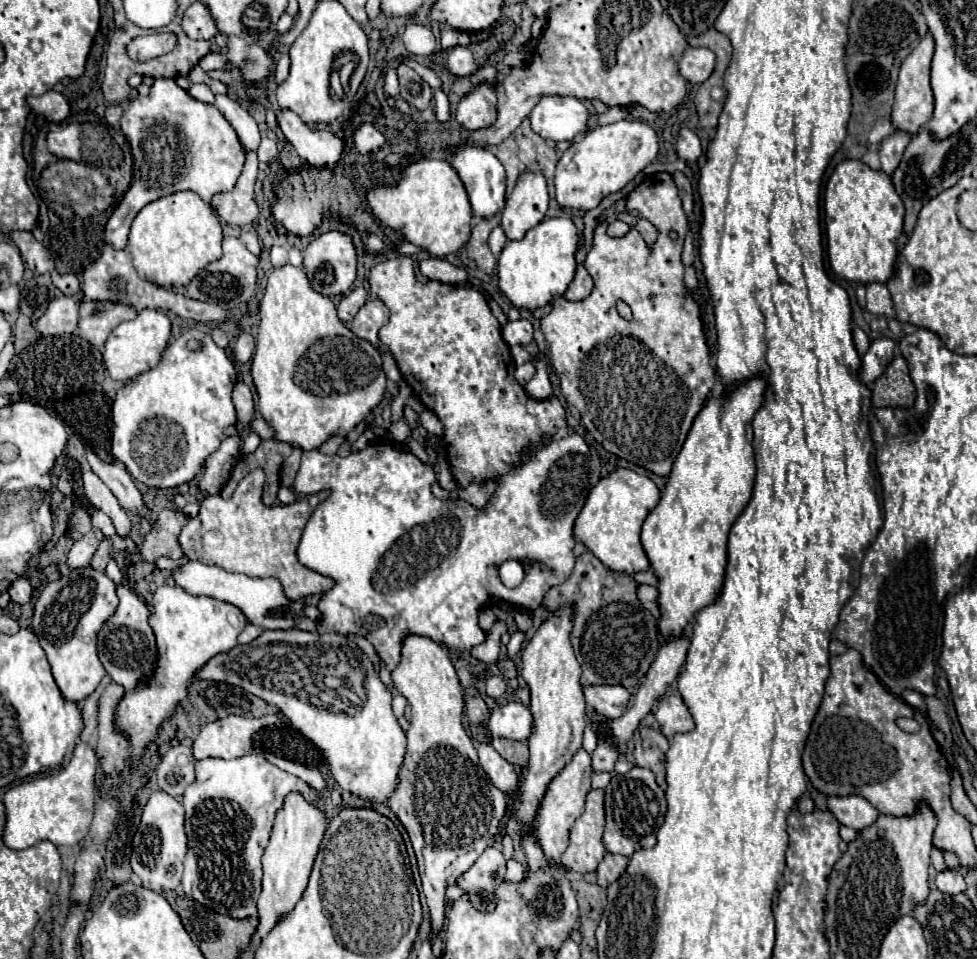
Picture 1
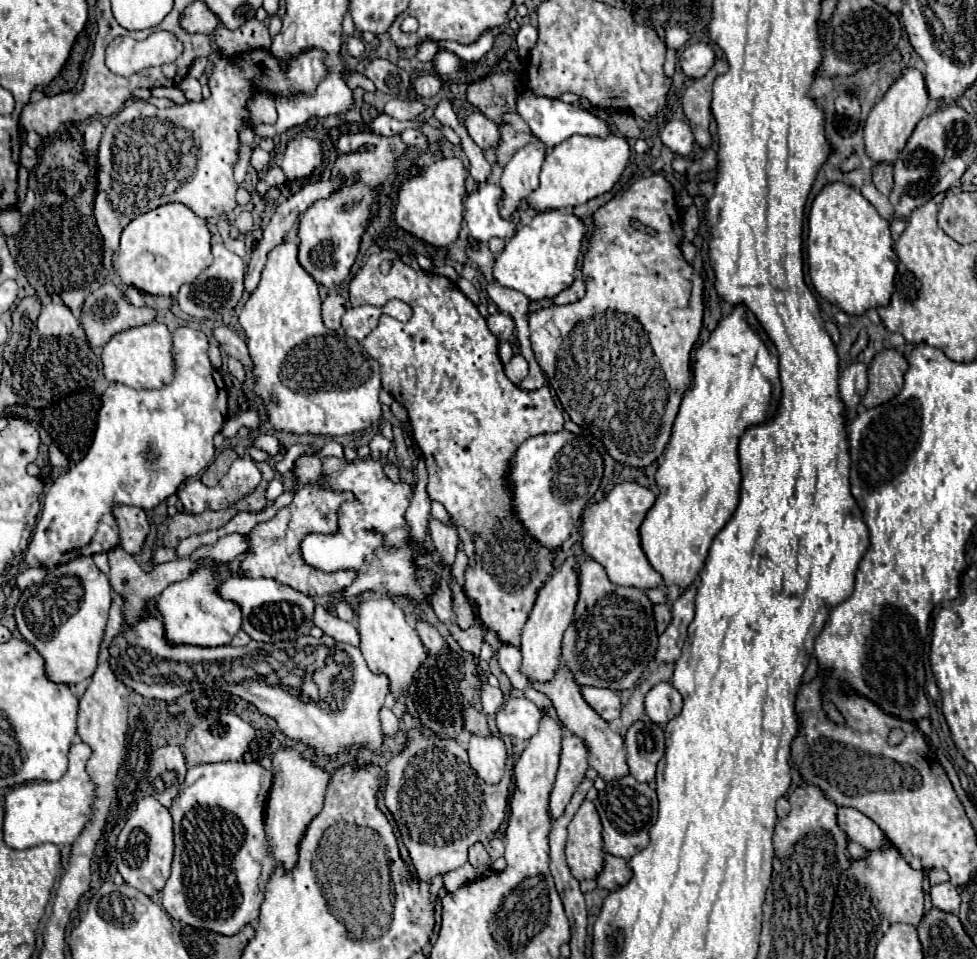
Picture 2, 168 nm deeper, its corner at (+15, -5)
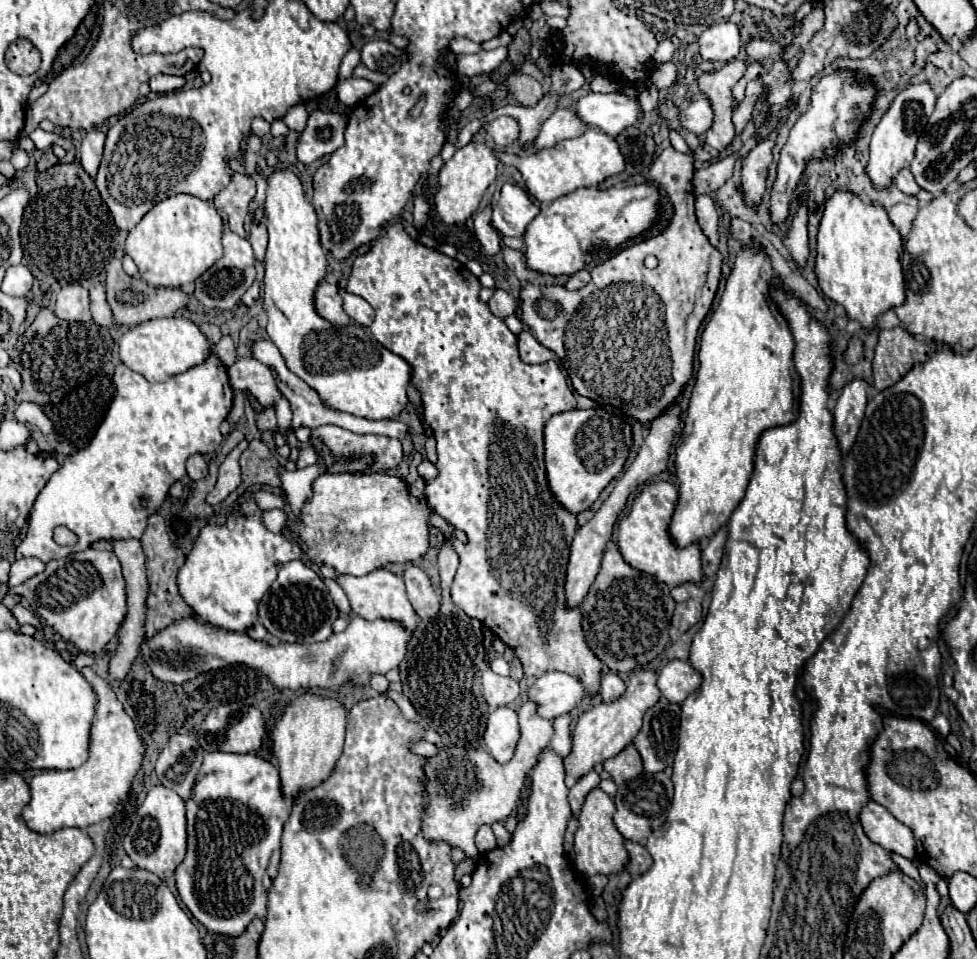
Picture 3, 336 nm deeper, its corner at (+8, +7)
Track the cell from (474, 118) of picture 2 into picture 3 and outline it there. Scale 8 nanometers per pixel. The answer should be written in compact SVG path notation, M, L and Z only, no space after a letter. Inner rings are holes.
M499 116L487 124L487 134L493 138L495 146L505 148L519 138L519 122L515 122L511 116Z

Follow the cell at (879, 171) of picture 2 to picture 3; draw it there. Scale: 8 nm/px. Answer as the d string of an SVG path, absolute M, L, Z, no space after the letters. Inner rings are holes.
M901 170L901 172L899 172L899 176L895 178L895 186L897 186L903 194L907 194L907 196L917 196L917 192L921 190L909 170Z

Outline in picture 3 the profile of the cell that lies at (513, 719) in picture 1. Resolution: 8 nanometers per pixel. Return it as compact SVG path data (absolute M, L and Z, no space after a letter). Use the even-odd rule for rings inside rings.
M547 672L535 680L527 696L539 706L539 716L557 718L571 712L587 692L579 678L563 672Z

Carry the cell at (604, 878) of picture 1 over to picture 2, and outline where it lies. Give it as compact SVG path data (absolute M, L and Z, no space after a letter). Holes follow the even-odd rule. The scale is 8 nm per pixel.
M606 854L602 872L598 874L596 884L598 884L598 888L604 888L604 890L616 890L616 888L624 886L630 880L630 876L632 876L632 872L626 866L626 860Z

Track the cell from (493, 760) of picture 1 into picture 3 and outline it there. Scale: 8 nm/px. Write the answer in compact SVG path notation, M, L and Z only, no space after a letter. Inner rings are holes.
M497 708L491 712L485 730L485 750L499 762L505 764L513 758L519 742L519 720L513 708Z

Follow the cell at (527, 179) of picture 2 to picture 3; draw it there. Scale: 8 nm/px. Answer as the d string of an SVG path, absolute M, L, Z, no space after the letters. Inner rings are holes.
M557 108L551 118L545 120L545 124L541 126L541 132L537 136L537 140L533 142L537 150L543 148L551 148L555 146L559 140L565 138L577 138L579 134L583 134L589 126L575 114L573 108Z

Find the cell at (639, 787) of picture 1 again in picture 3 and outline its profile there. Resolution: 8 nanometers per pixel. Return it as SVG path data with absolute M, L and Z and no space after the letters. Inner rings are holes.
M665 772L641 774L635 780L631 780L629 784L619 786L617 796L613 798L615 806L617 806L617 812L615 812L617 830L627 840L633 840L633 842L639 842L639 844L645 846L647 836L665 822L667 810L671 806L671 802L669 802L671 798L673 798L673 782L671 782L671 778Z

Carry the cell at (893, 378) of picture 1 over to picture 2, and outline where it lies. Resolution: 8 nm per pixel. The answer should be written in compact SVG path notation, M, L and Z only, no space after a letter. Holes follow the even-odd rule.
M882 350L868 366L868 390L862 398L866 408L880 406L894 398L904 386L904 372L908 368L906 358L896 350Z

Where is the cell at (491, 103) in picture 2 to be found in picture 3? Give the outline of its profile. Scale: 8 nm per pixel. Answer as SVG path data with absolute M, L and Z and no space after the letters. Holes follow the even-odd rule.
M513 72L507 80L507 90L517 98L521 106L535 106L543 98L543 88L541 84L525 74Z

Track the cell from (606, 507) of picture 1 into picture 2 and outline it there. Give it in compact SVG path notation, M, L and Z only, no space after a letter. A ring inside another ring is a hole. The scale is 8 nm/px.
M622 482L616 484L600 502L592 502L584 514L580 516L580 532L582 532L582 548L584 552L596 560L608 574L610 582L618 586L634 586L634 588L654 588L662 584L660 574L648 564L642 548L638 528L652 508L656 496L636 484L636 482Z

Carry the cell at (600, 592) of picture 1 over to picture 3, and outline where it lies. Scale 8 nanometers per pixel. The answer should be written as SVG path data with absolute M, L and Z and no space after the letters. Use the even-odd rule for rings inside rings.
M609 542L603 554L601 570L591 584L589 594L581 602L583 632L595 656L615 672L629 672L639 664L649 664L669 642L669 622L675 610L675 600L669 590L671 588L667 584L655 584L649 574L629 566L617 544ZM633 650L639 652L633 656Z

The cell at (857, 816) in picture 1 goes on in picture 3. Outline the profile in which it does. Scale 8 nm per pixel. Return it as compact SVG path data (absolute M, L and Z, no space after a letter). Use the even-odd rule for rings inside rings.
M869 802L861 810L861 824L865 834L889 852L901 854L905 858L915 856L915 838L909 826L899 822L887 808L877 802Z

